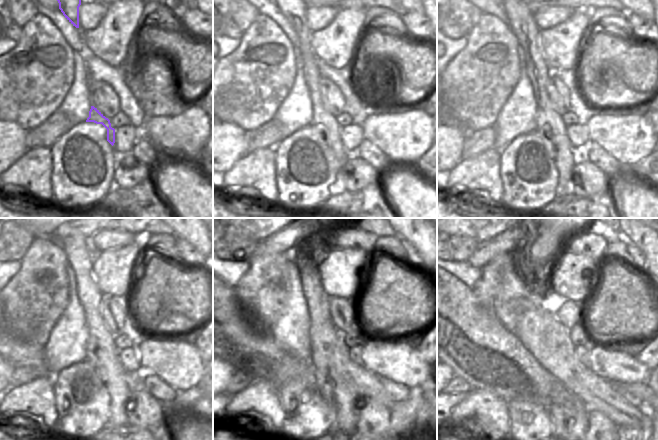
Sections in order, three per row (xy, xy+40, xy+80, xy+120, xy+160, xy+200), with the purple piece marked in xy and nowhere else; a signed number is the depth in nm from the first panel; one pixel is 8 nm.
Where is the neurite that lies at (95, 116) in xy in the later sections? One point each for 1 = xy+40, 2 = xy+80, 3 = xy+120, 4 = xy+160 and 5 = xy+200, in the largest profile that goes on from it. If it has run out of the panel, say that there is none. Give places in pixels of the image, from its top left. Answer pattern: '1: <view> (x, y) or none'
1: xy+40 (295, 14)
2: xy+80 (549, 123)
3: xy+120 (102, 354)
4: xy+160 (323, 335)
5: xy+200 (566, 421)

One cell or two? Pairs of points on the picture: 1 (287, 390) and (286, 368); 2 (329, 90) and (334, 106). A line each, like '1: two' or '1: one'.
1: two
2: one

